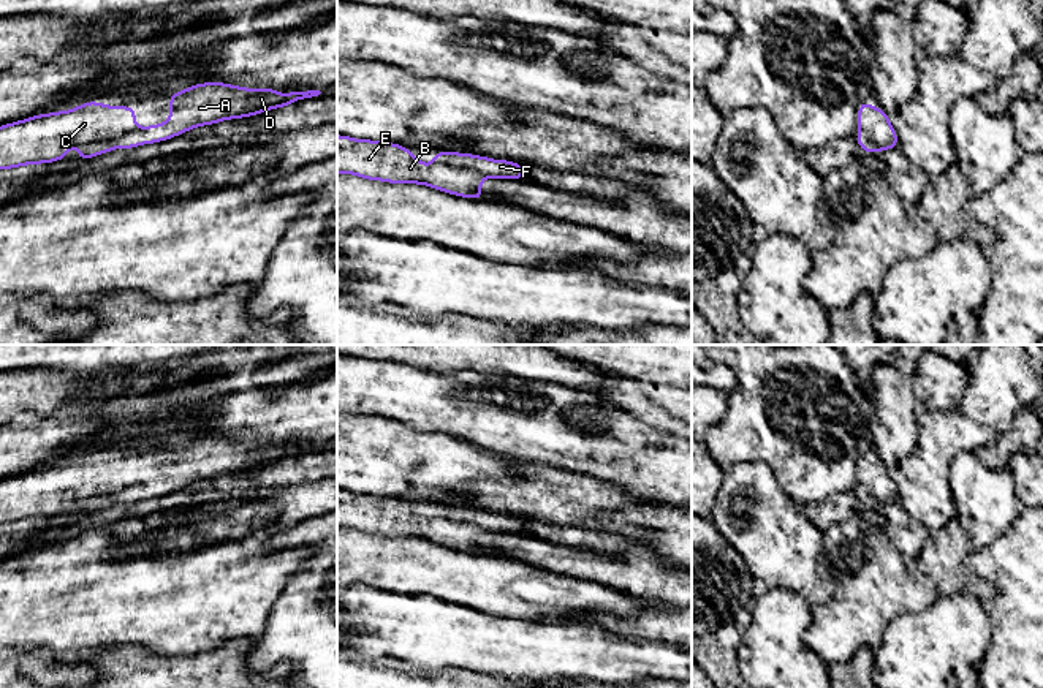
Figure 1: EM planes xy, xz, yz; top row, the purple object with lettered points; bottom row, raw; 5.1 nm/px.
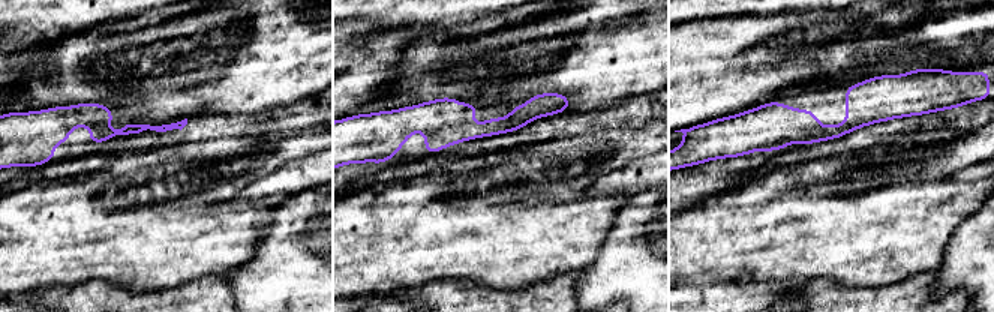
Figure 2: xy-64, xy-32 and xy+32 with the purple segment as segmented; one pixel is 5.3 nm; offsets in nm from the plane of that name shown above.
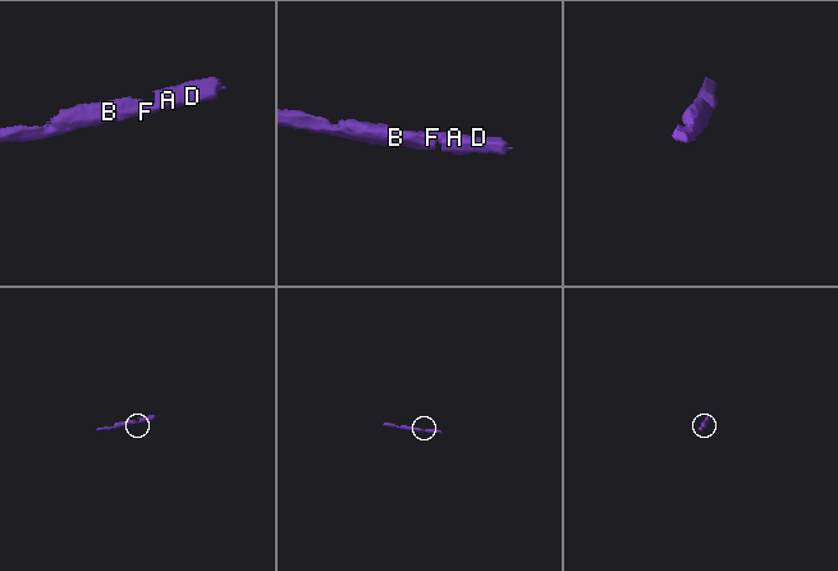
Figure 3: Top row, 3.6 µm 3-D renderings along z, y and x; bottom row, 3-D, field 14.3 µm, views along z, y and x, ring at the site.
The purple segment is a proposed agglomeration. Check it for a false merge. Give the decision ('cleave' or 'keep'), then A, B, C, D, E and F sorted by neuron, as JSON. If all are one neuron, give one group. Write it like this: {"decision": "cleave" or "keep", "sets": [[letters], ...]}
{"decision": "keep", "sets": [["A", "B", "C", "D", "E", "F"]]}

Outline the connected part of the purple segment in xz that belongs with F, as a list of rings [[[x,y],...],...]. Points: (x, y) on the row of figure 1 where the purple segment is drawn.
[[[337,134],[337,174],[426,185],[461,198],[484,199],[480,185],[486,177],[518,180],[527,169],[516,161],[451,150],[435,152],[434,163],[426,164],[400,144]]]

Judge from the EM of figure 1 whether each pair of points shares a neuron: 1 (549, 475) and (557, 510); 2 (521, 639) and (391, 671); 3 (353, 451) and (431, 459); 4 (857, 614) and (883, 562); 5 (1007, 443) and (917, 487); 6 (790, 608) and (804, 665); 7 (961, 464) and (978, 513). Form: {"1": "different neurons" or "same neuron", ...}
{"1": "same neuron", "2": "different neurons", "3": "same neuron", "4": "same neuron", "5": "different neurons", "6": "same neuron", "7": "same neuron"}

